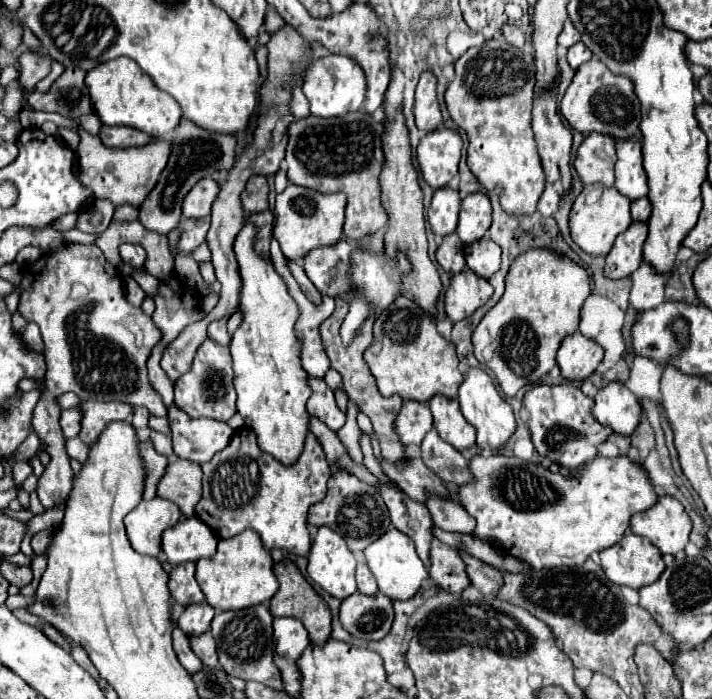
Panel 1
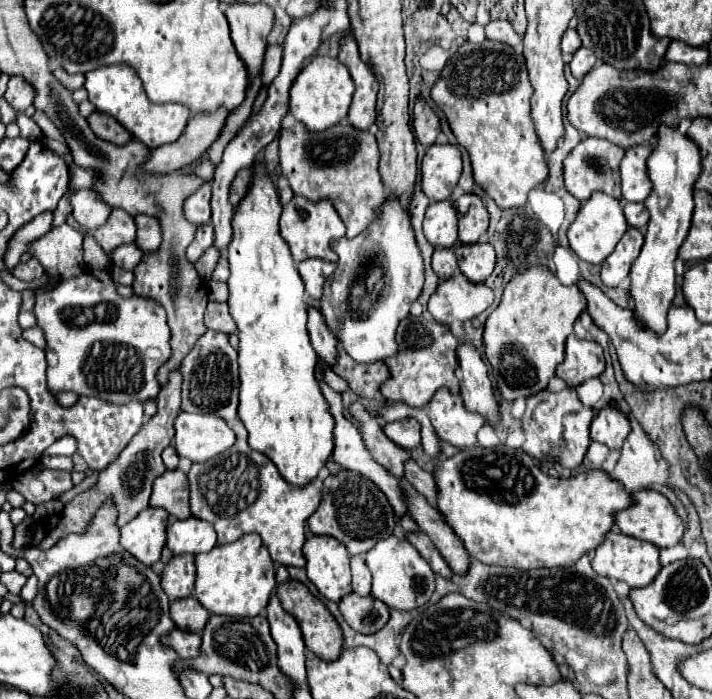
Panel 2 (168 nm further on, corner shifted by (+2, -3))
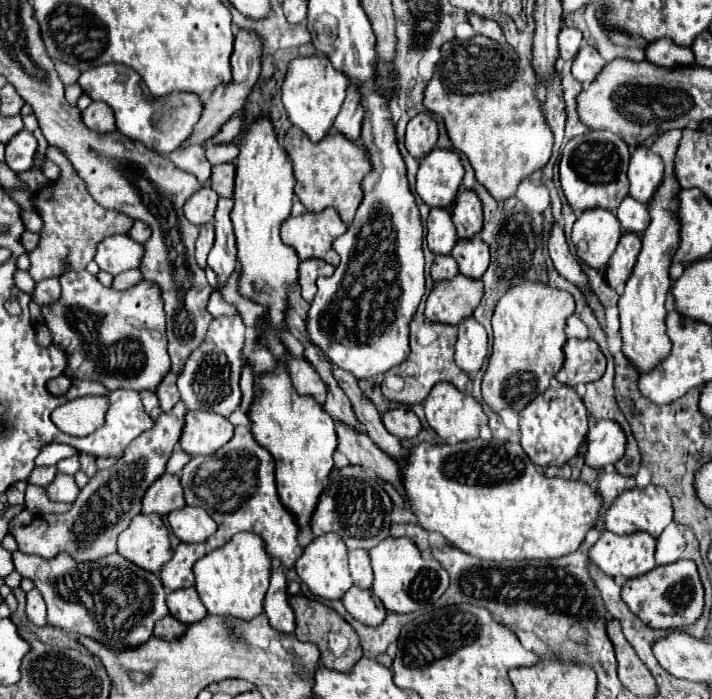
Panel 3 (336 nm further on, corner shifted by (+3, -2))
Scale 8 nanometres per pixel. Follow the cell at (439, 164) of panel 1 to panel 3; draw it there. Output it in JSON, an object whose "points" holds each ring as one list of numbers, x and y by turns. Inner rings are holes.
{"points":[[434,148,418,168,416,192,430,208,450,210,460,190,464,168,460,156,452,150]]}

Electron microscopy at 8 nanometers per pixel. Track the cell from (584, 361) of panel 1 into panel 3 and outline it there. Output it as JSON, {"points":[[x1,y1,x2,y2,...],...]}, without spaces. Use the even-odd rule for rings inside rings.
{"points":[[570,338,564,344,564,364,556,374,556,380,566,386,596,382,606,370,606,358,598,344,592,340]]}

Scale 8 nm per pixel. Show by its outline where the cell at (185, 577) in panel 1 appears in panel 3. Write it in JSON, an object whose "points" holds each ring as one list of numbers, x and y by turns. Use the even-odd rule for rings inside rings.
{"points":[[180,542,178,548,174,550,172,560,166,562,162,566,162,570,160,570,160,580,162,580,164,588,166,588,166,592,194,586,192,566,204,554,206,554,206,544,204,542,198,542,198,544]]}

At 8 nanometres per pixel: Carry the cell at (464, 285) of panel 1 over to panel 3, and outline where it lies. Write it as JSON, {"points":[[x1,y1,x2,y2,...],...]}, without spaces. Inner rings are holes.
{"points":[[458,274,448,282,438,282,426,298,426,320,456,326,462,318,472,316,480,304,484,288,480,280]]}

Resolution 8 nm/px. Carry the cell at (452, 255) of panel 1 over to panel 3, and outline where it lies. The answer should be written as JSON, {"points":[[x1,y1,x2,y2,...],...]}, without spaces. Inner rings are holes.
{"points":[[436,256,430,274,432,274,432,280,434,280,434,282,452,280,452,278,458,274,456,260,454,260,452,256]]}

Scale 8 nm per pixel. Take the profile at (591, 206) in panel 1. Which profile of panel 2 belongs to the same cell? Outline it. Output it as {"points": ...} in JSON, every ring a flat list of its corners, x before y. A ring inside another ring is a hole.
{"points":[[597,191,581,205,575,221,567,229,567,237,569,237,571,249,575,251,575,255,581,261,603,263,615,249,615,245,621,239,621,235,625,233,625,229,627,229,627,221,623,215,623,203,607,193]]}

